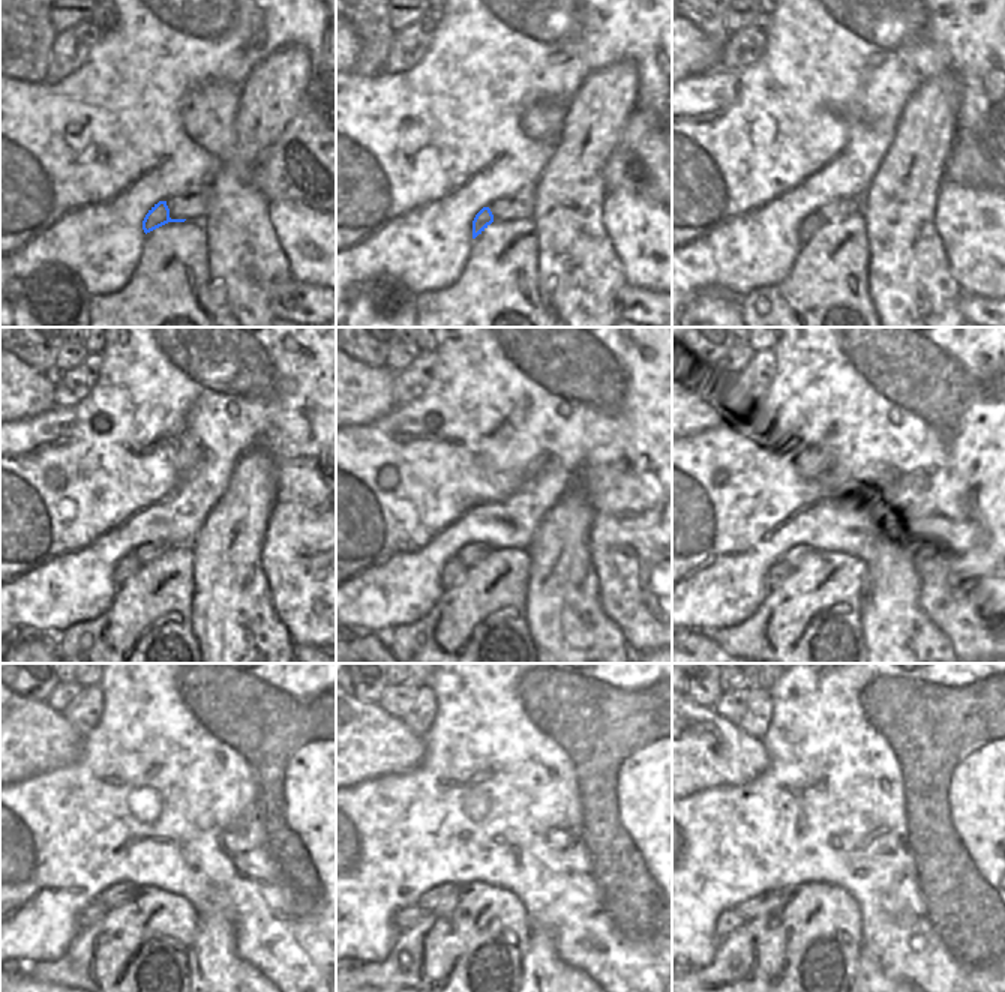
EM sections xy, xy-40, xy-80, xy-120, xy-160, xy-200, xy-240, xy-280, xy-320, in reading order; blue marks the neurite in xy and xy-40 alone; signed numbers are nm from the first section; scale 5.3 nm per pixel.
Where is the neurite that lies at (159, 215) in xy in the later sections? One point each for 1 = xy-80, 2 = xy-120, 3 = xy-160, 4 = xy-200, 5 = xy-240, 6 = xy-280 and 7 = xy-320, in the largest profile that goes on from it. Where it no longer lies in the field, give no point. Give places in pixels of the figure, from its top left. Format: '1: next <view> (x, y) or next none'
1: next xy-80 (812, 222)
2: next xy-120 (125, 568)
3: next xy-160 (453, 571)
4: next xy-200 (777, 574)
5: next xy-240 (95, 911)
6: next xy-280 (404, 919)
7: next xy-320 (729, 920)

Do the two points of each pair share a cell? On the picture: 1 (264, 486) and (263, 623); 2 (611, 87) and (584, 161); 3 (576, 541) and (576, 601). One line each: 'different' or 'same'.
1: same
2: same
3: same

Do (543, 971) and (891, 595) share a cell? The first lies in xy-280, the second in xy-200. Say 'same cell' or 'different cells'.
same cell

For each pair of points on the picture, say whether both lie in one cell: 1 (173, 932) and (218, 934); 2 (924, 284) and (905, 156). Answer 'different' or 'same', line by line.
1: different
2: same

